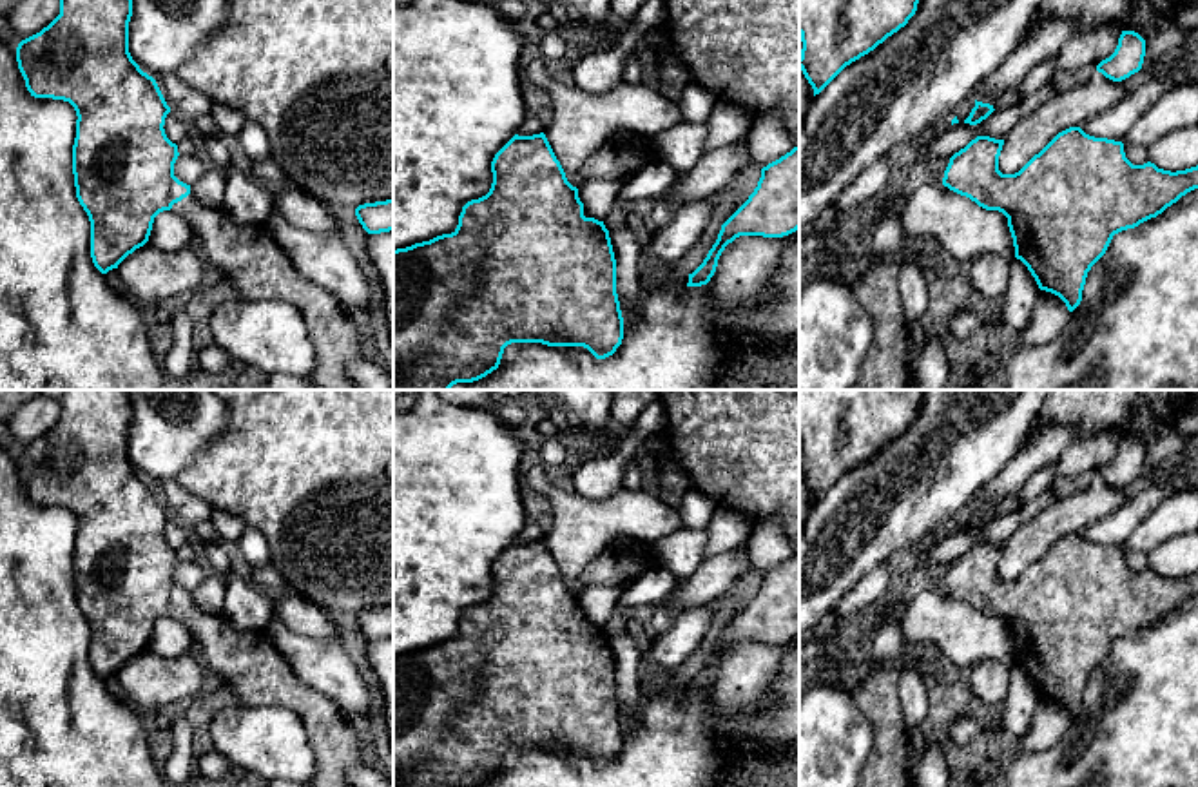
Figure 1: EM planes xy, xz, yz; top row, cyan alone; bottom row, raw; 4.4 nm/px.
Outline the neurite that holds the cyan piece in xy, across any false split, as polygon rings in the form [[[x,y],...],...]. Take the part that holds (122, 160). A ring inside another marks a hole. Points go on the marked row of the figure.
[[[60,0],[60,15],[40,33],[16,47],[18,69],[34,98],[69,102],[76,111],[76,138],[72,145],[72,174],[76,198],[91,221],[91,257],[107,274],[149,241],[154,218],[163,210],[179,214],[192,230],[199,254],[230,279],[237,296],[250,301],[285,301],[297,308],[317,354],[317,366],[304,377],[315,390],[361,390],[346,374],[353,359],[366,357],[361,335],[343,305],[324,288],[304,277],[288,254],[272,239],[265,225],[239,225],[225,209],[210,209],[196,201],[190,185],[174,176],[178,145],[165,134],[170,112],[156,80],[143,73],[129,53],[129,22],[132,0]]]

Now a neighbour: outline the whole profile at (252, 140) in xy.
[[[246,121],[245,127],[239,131],[237,143],[243,154],[252,161],[261,161],[270,158],[266,132],[252,121]]]

